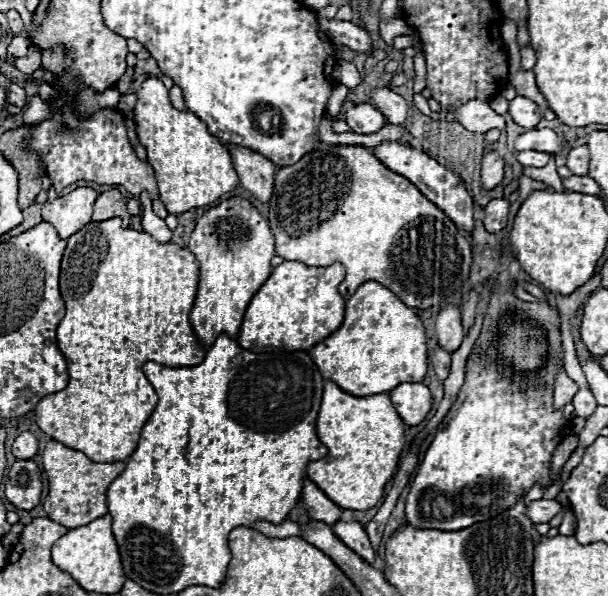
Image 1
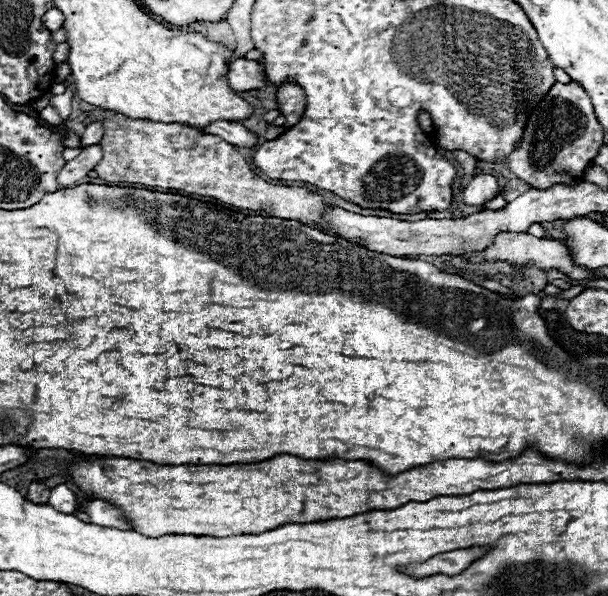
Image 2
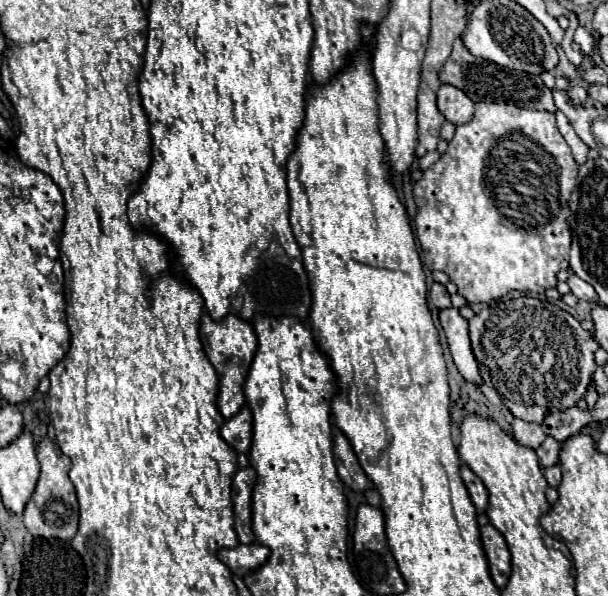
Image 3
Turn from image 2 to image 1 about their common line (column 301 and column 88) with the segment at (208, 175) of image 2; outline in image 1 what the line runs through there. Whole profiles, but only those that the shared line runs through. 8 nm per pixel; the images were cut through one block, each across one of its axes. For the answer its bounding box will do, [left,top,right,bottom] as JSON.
[42,188,98,238]

